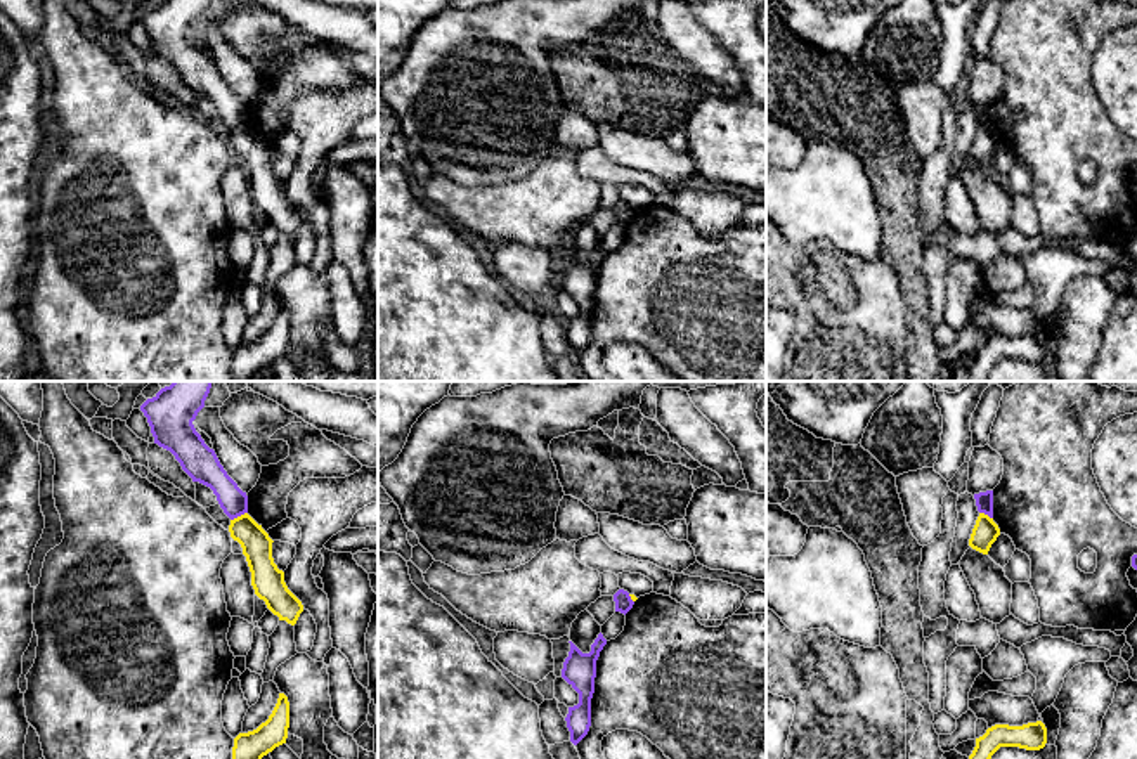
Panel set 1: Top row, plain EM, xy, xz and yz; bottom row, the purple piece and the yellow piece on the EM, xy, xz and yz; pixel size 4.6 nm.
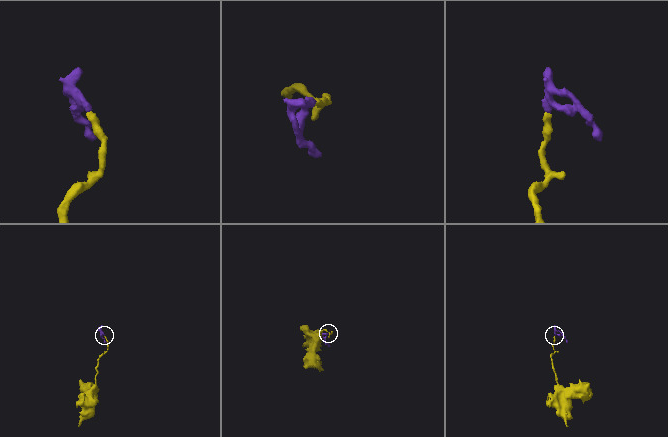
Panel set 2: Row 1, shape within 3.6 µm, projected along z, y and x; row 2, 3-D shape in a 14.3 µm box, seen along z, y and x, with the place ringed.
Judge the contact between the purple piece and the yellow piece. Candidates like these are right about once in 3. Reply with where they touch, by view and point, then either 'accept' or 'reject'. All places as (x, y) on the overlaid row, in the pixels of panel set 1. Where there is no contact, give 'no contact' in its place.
meets purple in xy at (238, 515); accept

